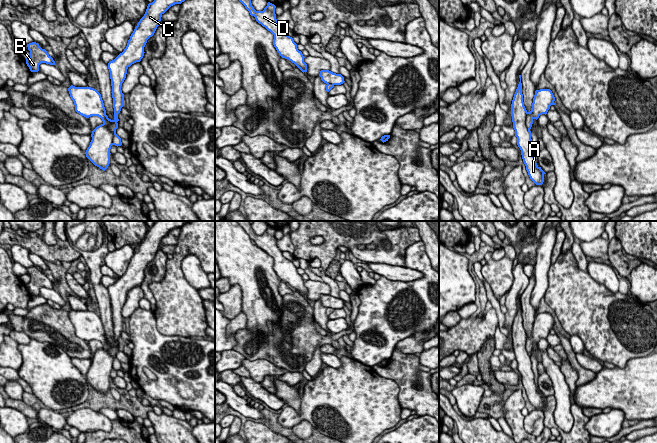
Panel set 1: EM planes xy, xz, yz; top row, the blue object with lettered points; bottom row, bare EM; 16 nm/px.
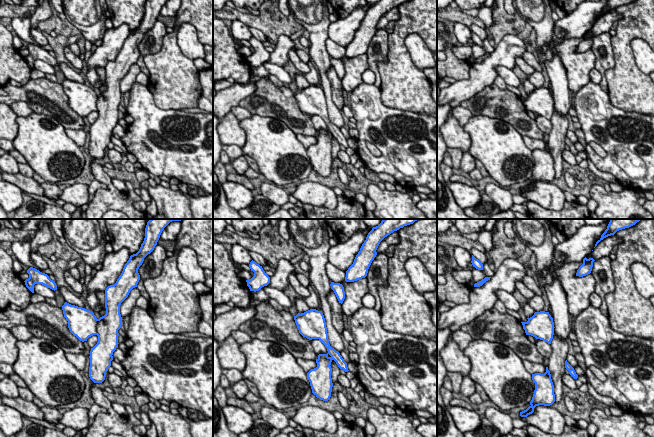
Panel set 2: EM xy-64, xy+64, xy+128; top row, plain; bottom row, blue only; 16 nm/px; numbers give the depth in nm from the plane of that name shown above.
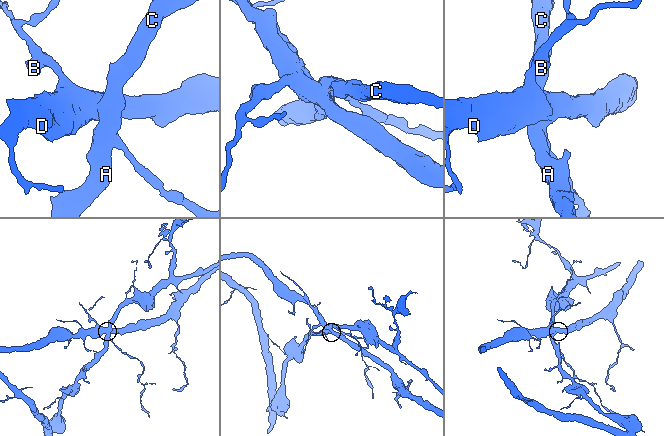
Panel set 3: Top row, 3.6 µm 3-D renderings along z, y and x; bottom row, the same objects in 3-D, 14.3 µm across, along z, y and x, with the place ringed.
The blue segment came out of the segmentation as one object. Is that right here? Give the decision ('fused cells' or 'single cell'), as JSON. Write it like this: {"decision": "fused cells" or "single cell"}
{"decision": "fused cells"}

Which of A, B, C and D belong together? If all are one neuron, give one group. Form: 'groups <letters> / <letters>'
groups A C / B D

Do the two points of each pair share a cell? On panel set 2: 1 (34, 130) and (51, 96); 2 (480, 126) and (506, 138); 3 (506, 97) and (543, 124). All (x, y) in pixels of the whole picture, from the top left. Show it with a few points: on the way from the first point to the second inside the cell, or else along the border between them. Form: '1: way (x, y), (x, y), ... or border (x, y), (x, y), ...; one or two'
1: border (33, 111), (52, 116), (62, 126); two
2: way (486, 132), (492, 138), (500, 138); one
3: border (535, 119), (537, 127), (543, 133); two

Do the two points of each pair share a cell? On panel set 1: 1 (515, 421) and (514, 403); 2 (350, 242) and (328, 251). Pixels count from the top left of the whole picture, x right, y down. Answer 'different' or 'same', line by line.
1: same
2: same

